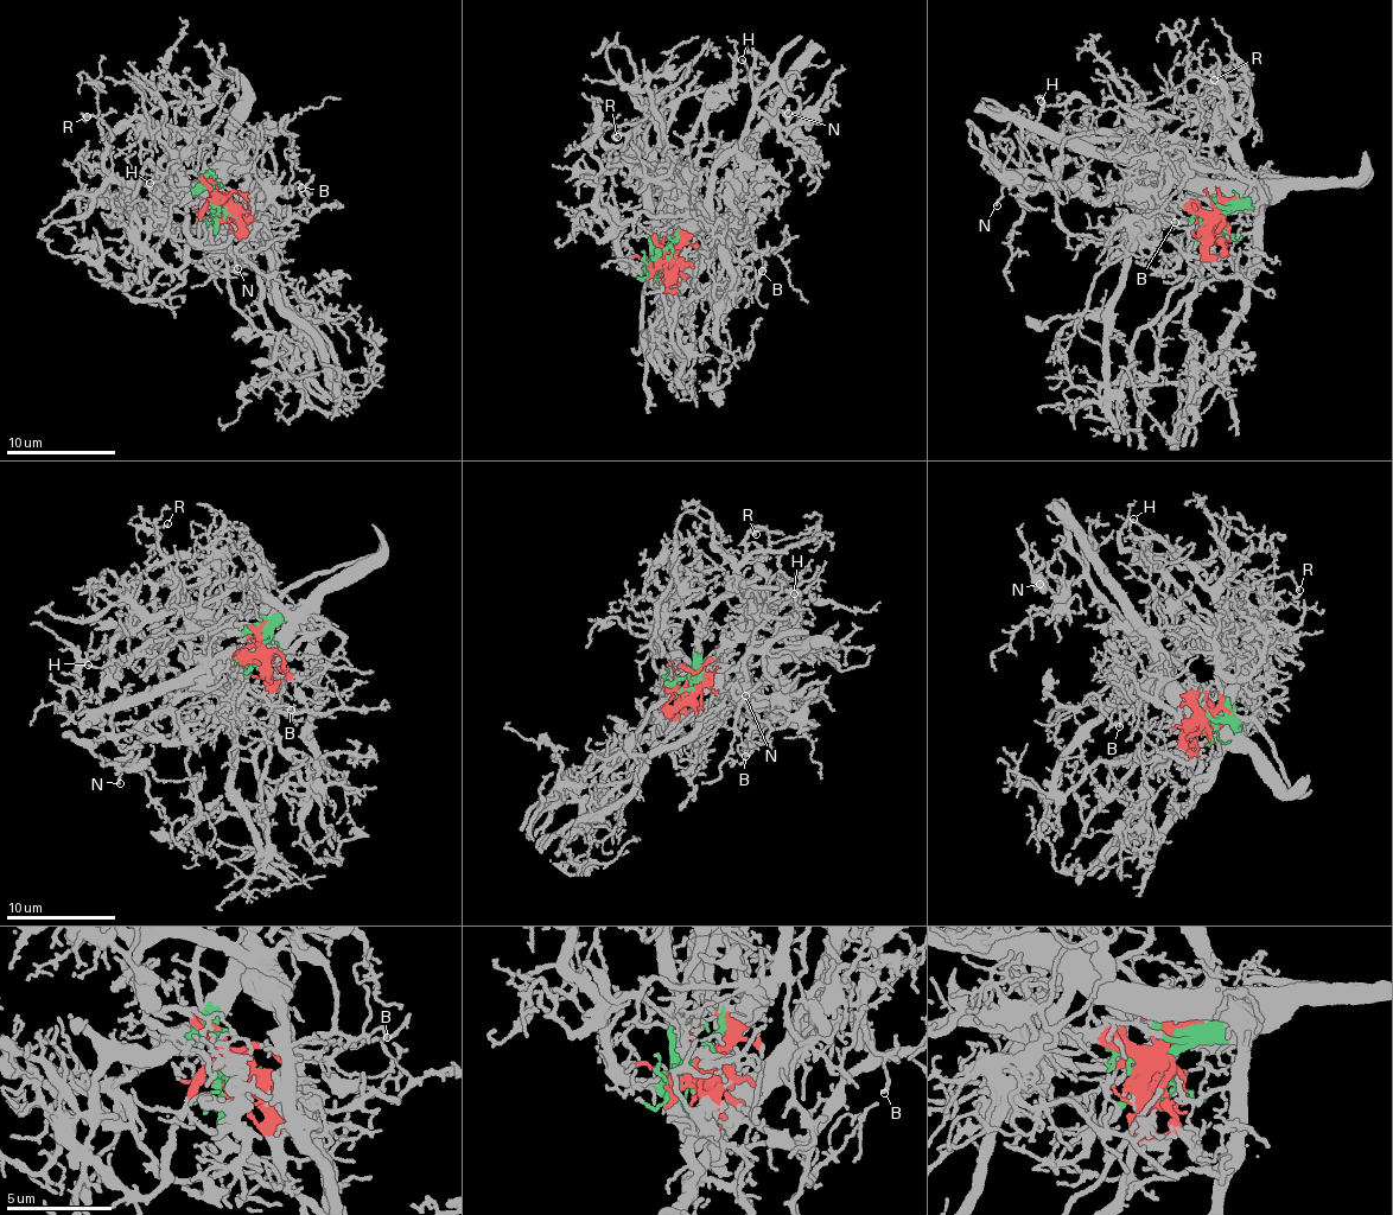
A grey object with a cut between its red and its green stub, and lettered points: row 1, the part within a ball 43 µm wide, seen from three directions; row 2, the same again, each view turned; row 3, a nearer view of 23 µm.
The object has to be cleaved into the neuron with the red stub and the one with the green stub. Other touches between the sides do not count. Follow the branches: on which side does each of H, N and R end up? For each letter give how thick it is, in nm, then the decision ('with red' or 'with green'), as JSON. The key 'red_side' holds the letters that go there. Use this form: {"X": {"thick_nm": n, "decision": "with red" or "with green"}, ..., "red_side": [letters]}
{"H": {"thick_nm": 90, "decision": "with green"}, "N": {"thick_nm": 140, "decision": "with red"}, "R": {"thick_nm": 130, "decision": "with green"}, "red_side": ["N"]}

